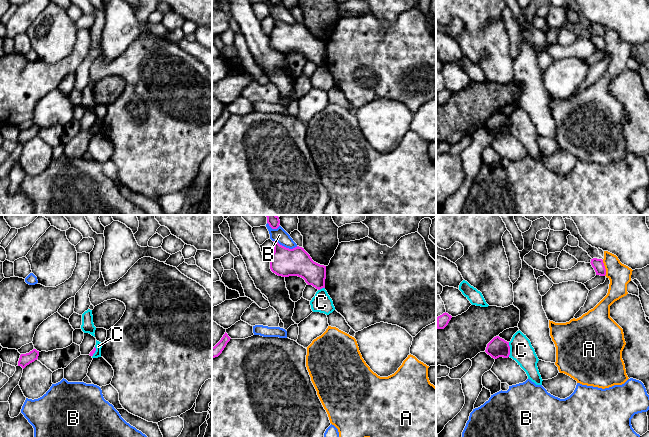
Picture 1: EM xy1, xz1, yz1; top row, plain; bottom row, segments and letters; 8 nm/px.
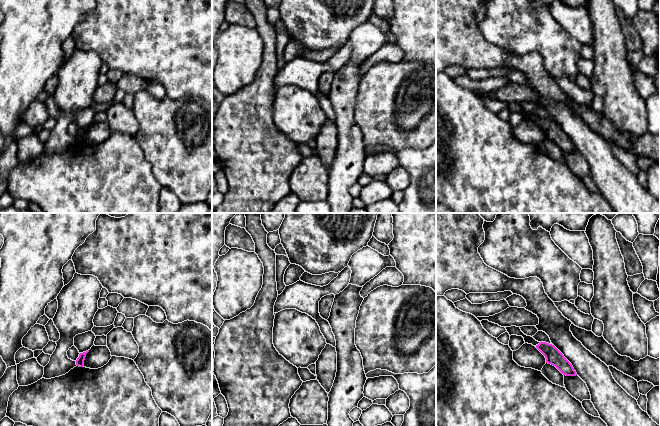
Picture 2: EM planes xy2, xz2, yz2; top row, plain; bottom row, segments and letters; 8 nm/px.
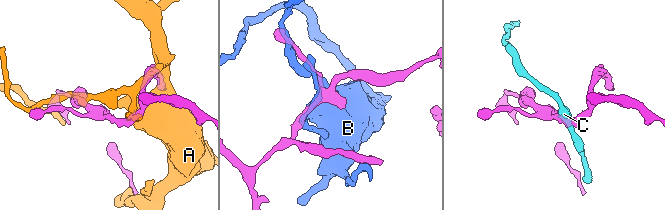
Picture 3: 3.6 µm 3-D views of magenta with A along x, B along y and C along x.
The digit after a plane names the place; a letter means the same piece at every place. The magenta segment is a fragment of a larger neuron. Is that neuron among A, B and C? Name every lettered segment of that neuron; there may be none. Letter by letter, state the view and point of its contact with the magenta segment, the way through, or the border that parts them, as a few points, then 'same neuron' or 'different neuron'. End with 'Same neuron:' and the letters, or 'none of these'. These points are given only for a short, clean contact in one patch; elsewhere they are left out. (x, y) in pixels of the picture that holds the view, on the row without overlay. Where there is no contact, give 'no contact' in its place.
A: meets magenta in yz1 at (604, 44); different neuron
B: meets magenta in xz1 at (285, 23); different neuron
C: meets magenta in yz1 at (509, 125); border along yz1 (508, 118), (509, 132); different neuron
Same neuron: none of these

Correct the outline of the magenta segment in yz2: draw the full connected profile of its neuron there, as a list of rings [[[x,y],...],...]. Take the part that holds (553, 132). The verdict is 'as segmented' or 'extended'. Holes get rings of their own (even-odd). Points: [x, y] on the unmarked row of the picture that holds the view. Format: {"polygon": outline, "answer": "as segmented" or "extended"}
{"polygon": [[[505,103],[509,111],[522,112],[525,119],[535,122],[546,134],[546,139],[555,142],[563,151],[576,152],[572,140],[564,133],[564,131],[552,120],[546,118],[538,118],[533,113],[525,111],[520,103]]], "answer": "extended"}

